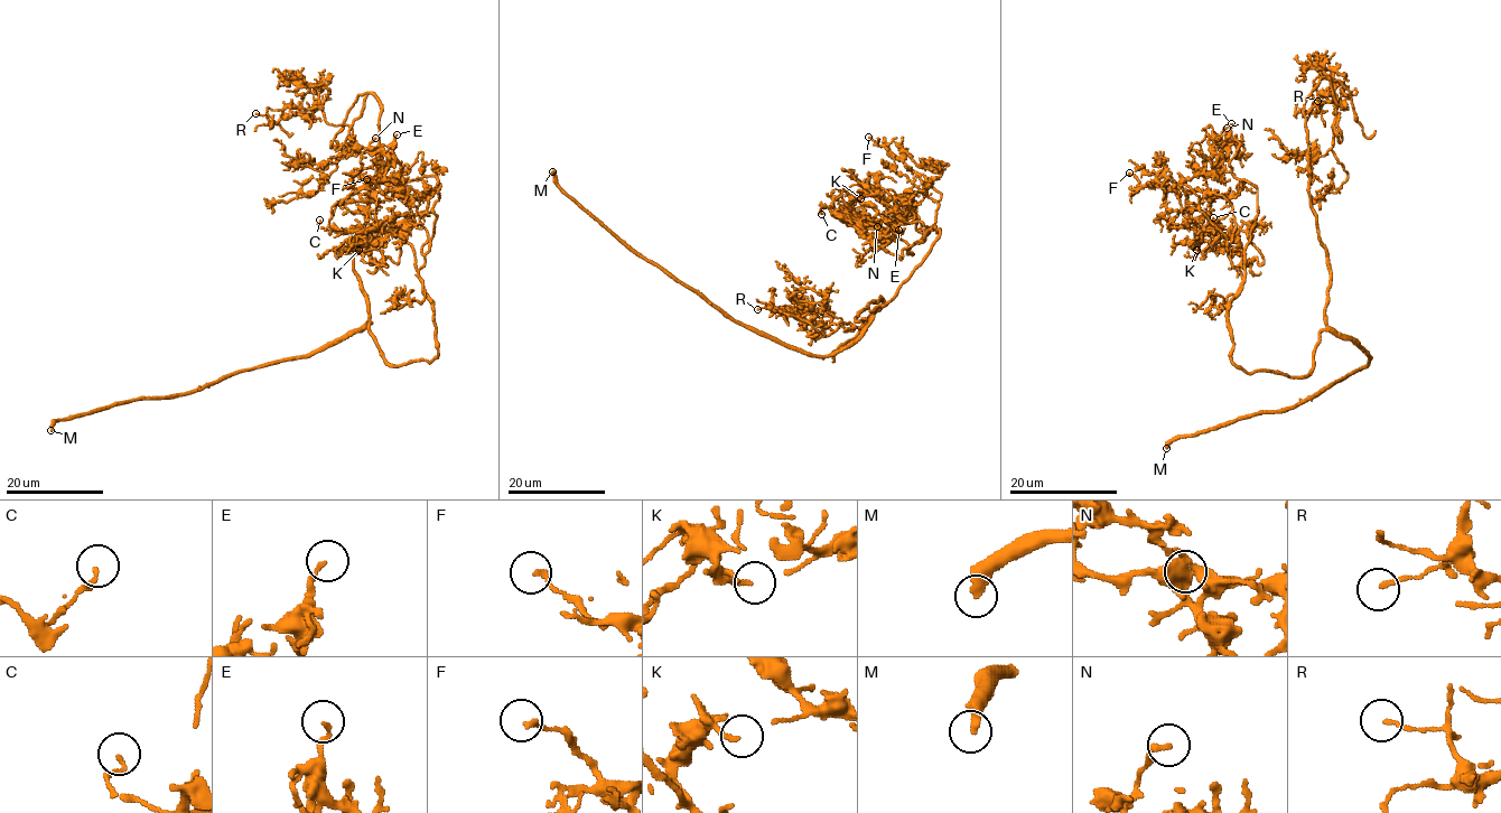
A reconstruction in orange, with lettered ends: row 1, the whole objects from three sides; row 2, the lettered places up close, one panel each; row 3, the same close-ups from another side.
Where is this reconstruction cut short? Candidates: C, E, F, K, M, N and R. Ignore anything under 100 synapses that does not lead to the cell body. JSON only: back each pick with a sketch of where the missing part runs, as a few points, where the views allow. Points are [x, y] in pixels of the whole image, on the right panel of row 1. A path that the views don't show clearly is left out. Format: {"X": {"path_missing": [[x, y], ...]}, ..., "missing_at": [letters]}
{"M": {"path_missing": [[1166, 448], [1163, 465], [1177, 472]]}, "R": {"path_missing": [[1317, 101], [1341, 87], [1358, 104], [1357, 111], [1371, 114], [1380, 131], [1363, 53], [1341, 62]]}, "missing_at": ["M", "R"]}

